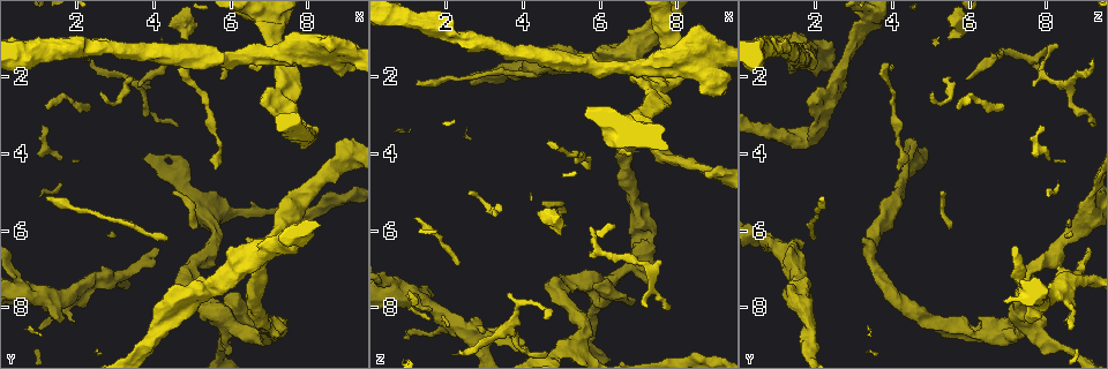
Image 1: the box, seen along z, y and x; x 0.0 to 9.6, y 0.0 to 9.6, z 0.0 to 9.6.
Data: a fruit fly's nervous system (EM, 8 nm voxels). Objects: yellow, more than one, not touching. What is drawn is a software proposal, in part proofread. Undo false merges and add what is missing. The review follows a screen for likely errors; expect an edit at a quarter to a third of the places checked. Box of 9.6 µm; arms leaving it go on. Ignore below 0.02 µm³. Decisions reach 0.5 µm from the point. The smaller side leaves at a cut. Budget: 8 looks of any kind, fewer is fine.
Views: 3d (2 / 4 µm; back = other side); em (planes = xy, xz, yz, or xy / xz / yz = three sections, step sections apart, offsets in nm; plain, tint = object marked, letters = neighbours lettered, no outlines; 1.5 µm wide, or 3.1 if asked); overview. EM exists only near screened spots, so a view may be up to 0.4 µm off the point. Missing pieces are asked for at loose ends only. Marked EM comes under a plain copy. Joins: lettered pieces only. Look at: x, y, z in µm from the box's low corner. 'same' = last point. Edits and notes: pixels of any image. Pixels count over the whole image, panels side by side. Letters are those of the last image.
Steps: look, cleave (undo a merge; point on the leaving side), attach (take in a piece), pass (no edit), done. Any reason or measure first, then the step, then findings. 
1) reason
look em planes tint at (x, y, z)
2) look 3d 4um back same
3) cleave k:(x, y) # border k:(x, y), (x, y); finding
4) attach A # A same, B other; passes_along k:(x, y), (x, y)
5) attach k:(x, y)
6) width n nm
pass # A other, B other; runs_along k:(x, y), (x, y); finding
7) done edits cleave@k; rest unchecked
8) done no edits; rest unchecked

branch stops here
look em planes letters at (6.85, 2.70, 1.70)

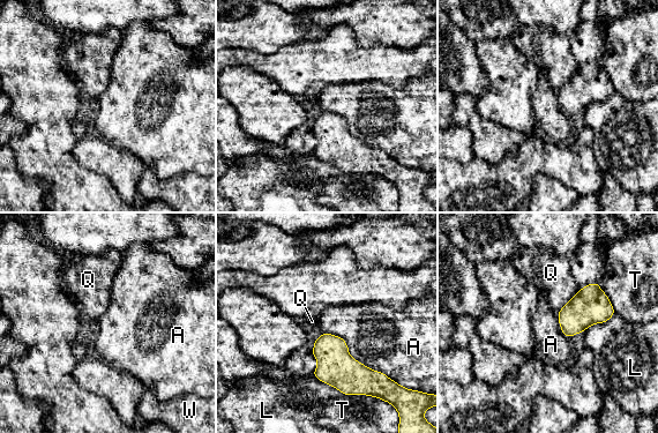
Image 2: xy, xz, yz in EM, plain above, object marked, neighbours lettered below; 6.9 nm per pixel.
pass # A other, L other, Q other, T other, W other; border 2:(323, 331), (387, 376); no lettered piece goes on from it

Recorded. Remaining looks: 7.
closes a loop
look 3d 4um at (8.60, 1.40, 1.75)

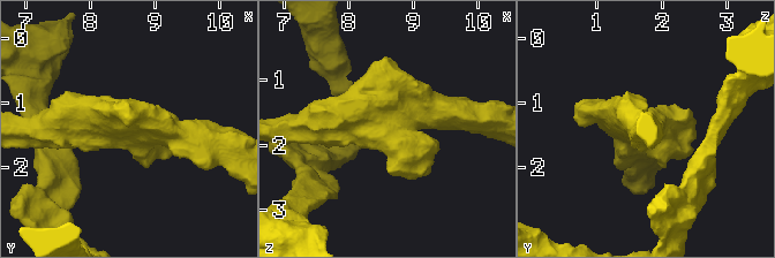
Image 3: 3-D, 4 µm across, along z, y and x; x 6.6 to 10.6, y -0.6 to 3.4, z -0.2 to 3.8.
need the tissue
look em xz step 8 tint at (8.60, 1.35, 1.70)

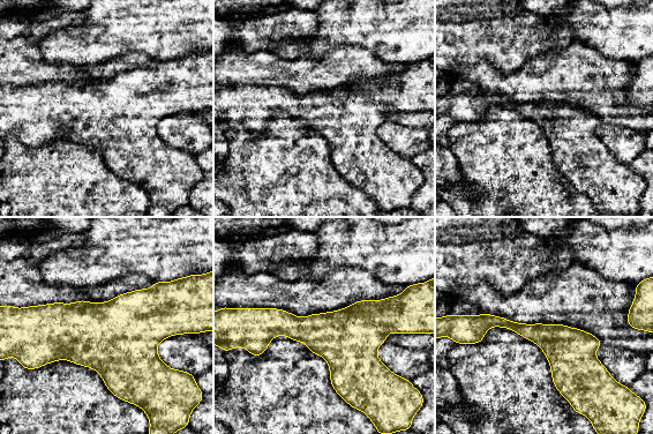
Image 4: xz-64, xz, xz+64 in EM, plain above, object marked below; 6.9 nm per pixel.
another direction
look em yz step 8 letters same

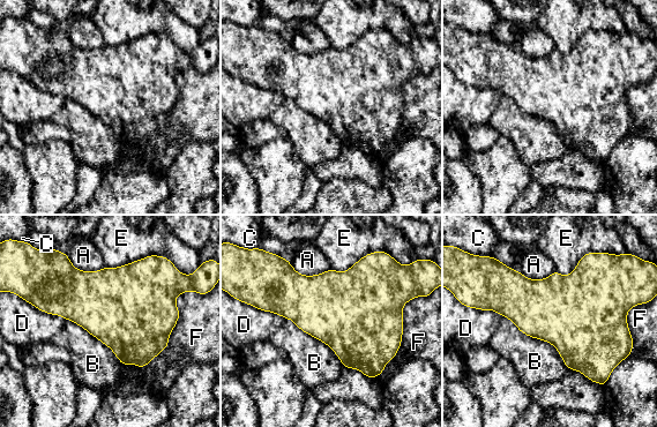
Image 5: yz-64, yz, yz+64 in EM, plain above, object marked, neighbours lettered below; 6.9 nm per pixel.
longest_contact F 700 nm
pass # A other, B other, C other, D other, E other, F other; border 5:(289, 261), (306, 275), (330, 269); continuous, no second neuron

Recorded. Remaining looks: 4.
an open end
look em planes tint at (4.15, 6.55, 9.10)

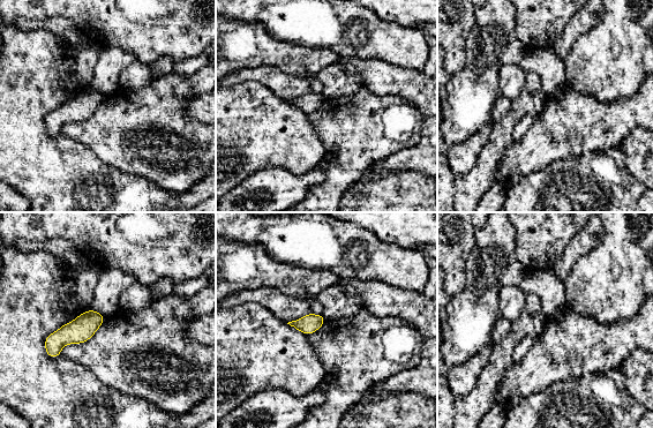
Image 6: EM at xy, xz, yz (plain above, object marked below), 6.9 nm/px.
see the neighbours
look em planes letters same

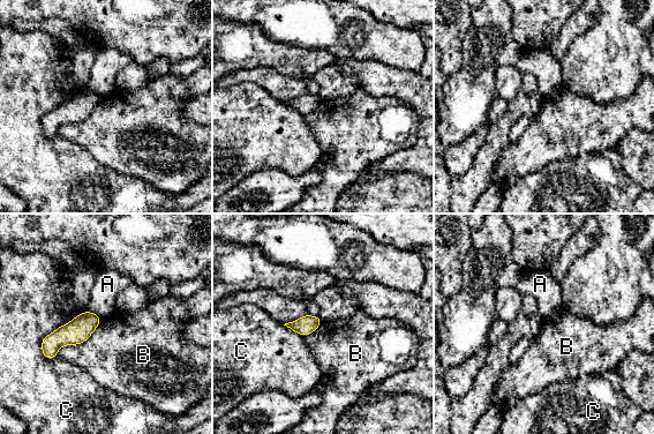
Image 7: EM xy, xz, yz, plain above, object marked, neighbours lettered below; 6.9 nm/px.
width 140 nm
pass # A other, B other, C other; runs_along 7:(97, 319), (61, 336), (45, 352); none of them fits

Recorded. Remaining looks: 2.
done no edits; rest unchecked

